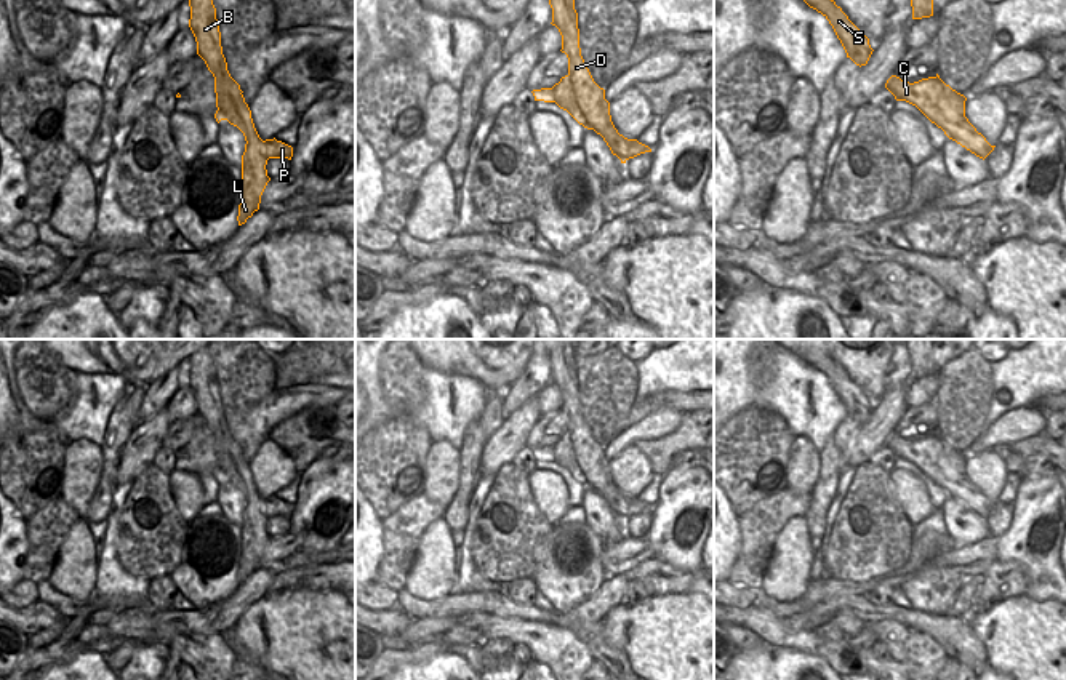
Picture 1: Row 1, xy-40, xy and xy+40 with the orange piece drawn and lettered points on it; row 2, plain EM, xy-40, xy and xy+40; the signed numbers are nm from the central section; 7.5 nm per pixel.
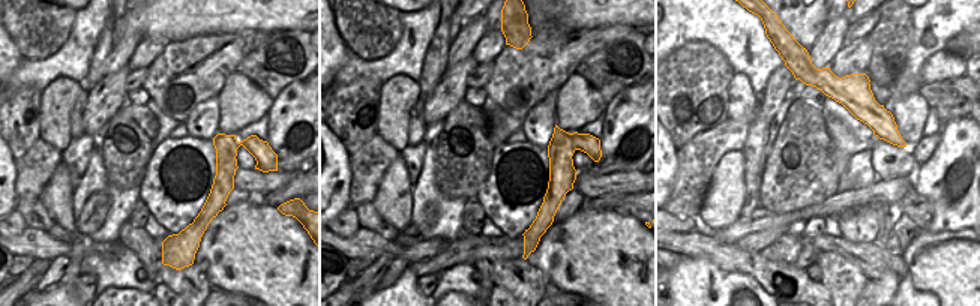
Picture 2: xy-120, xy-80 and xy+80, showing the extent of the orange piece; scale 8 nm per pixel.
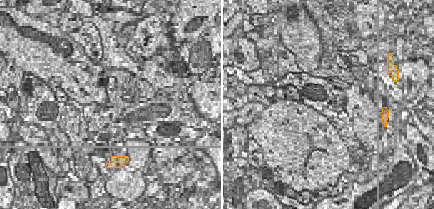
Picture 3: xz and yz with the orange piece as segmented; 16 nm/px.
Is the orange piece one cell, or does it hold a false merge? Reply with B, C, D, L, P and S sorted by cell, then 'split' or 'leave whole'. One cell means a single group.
groups B D L / C P S; split

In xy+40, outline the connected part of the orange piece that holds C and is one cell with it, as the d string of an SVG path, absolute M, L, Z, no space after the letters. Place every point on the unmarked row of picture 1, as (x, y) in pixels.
M892 434L885 442L885 446L896 459L906 459L916 464L932 482L941 486L949 498L984 518L996 504L991 504L964 472L959 472L954 478L948 478L936 469L936 448L941 445L943 440L938 435L909 442Z

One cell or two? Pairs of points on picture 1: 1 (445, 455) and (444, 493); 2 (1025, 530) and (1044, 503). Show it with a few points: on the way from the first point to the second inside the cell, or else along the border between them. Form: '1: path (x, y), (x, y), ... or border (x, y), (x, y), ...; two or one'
1: path (444, 464), (444, 484); one
2: path (1029, 524), (1039, 509); one

